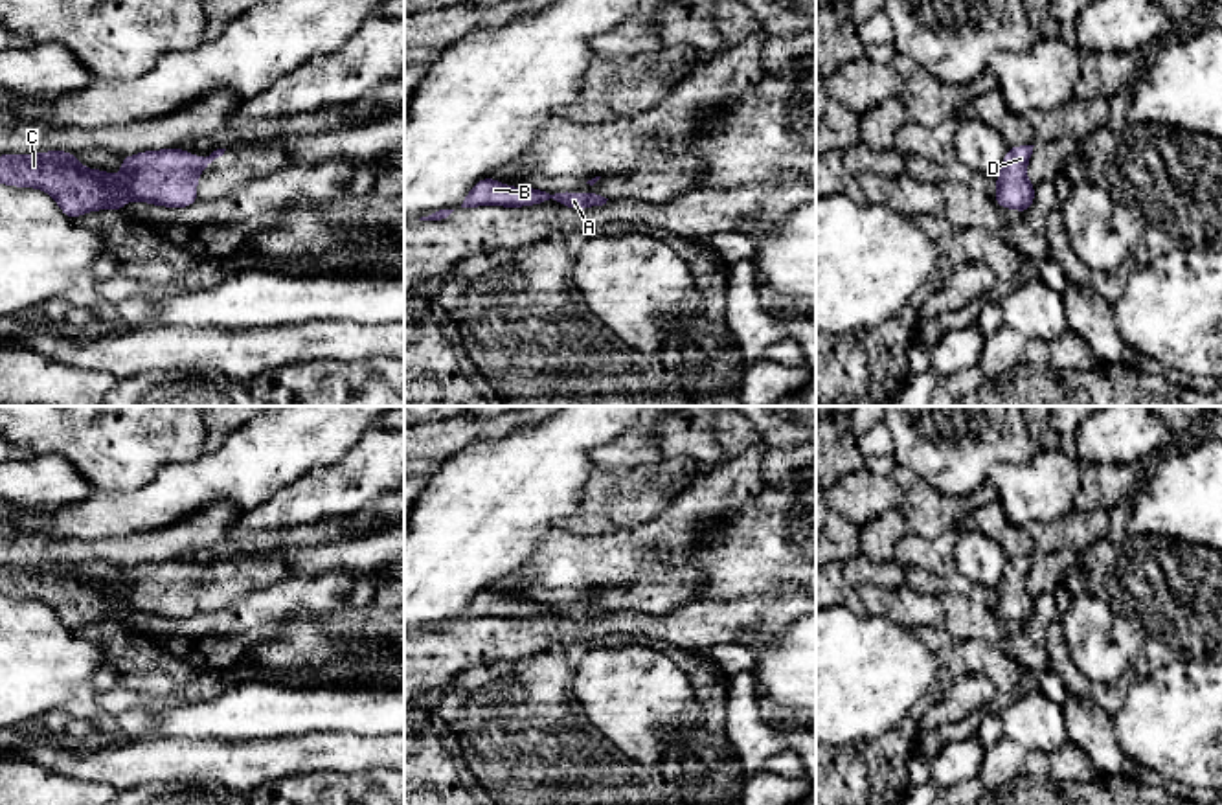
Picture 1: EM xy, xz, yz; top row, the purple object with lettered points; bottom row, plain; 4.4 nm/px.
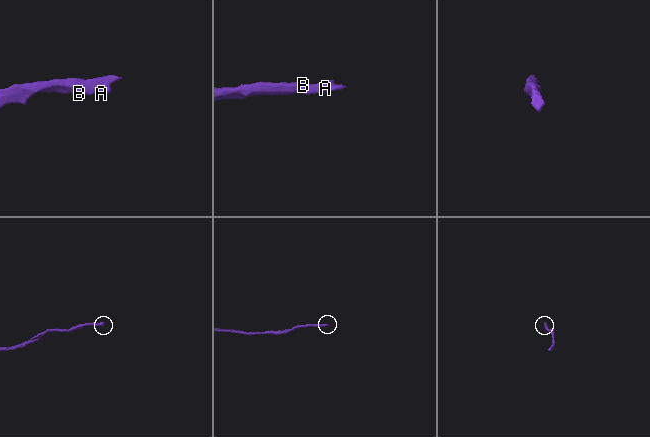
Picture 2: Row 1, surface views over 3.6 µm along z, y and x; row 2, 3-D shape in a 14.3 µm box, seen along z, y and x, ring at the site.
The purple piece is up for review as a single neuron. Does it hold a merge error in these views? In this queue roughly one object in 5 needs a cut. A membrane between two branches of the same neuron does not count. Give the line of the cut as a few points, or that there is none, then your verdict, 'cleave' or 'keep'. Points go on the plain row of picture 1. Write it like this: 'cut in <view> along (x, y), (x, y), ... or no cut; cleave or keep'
no cut; keep

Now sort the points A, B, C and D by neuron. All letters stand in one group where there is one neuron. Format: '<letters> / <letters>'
A B C D

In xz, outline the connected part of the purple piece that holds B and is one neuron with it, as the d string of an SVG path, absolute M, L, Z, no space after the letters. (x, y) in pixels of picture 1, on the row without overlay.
M483 590L472 597L461 619L478 619L485 616L520 619L540 616L546 612L557 612L571 621L584 621L603 618L606 616L608 610L595 605L570 605L570 603L548 605L533 599L511 599L500 595L496 590Z

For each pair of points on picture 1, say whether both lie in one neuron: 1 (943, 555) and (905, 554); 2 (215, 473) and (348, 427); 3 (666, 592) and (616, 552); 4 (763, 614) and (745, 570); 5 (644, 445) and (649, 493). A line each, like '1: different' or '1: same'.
1: same
2: same
3: same
4: different
5: different

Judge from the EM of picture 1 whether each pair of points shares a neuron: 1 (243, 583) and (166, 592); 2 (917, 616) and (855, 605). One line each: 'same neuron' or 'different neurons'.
1: same neuron
2: different neurons

